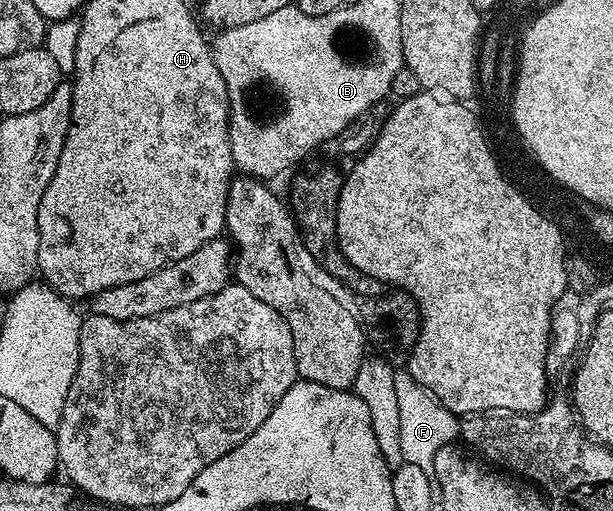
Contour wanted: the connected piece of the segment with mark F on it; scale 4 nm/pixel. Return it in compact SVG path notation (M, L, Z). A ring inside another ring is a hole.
M406 369L396 370L393 382L394 392L397 393L401 453L404 461L417 465L422 471L430 472L433 457L437 457L438 450L445 449L445 445L459 439L460 416L445 409L445 405L441 405L437 397L430 395Z

